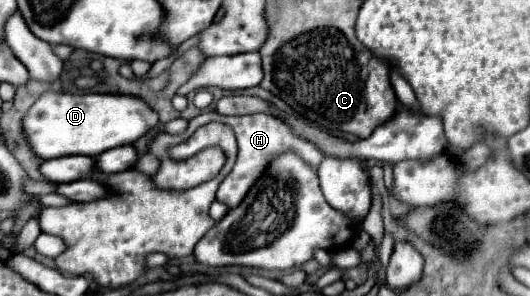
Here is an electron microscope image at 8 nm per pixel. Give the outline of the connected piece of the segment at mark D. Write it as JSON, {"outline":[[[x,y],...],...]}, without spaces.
{"outline":[[[45,93],[23,117],[23,133],[31,153],[37,159],[55,159],[65,155],[95,157],[111,147],[129,145],[157,125],[157,113],[141,99],[129,95],[69,95]]]}

